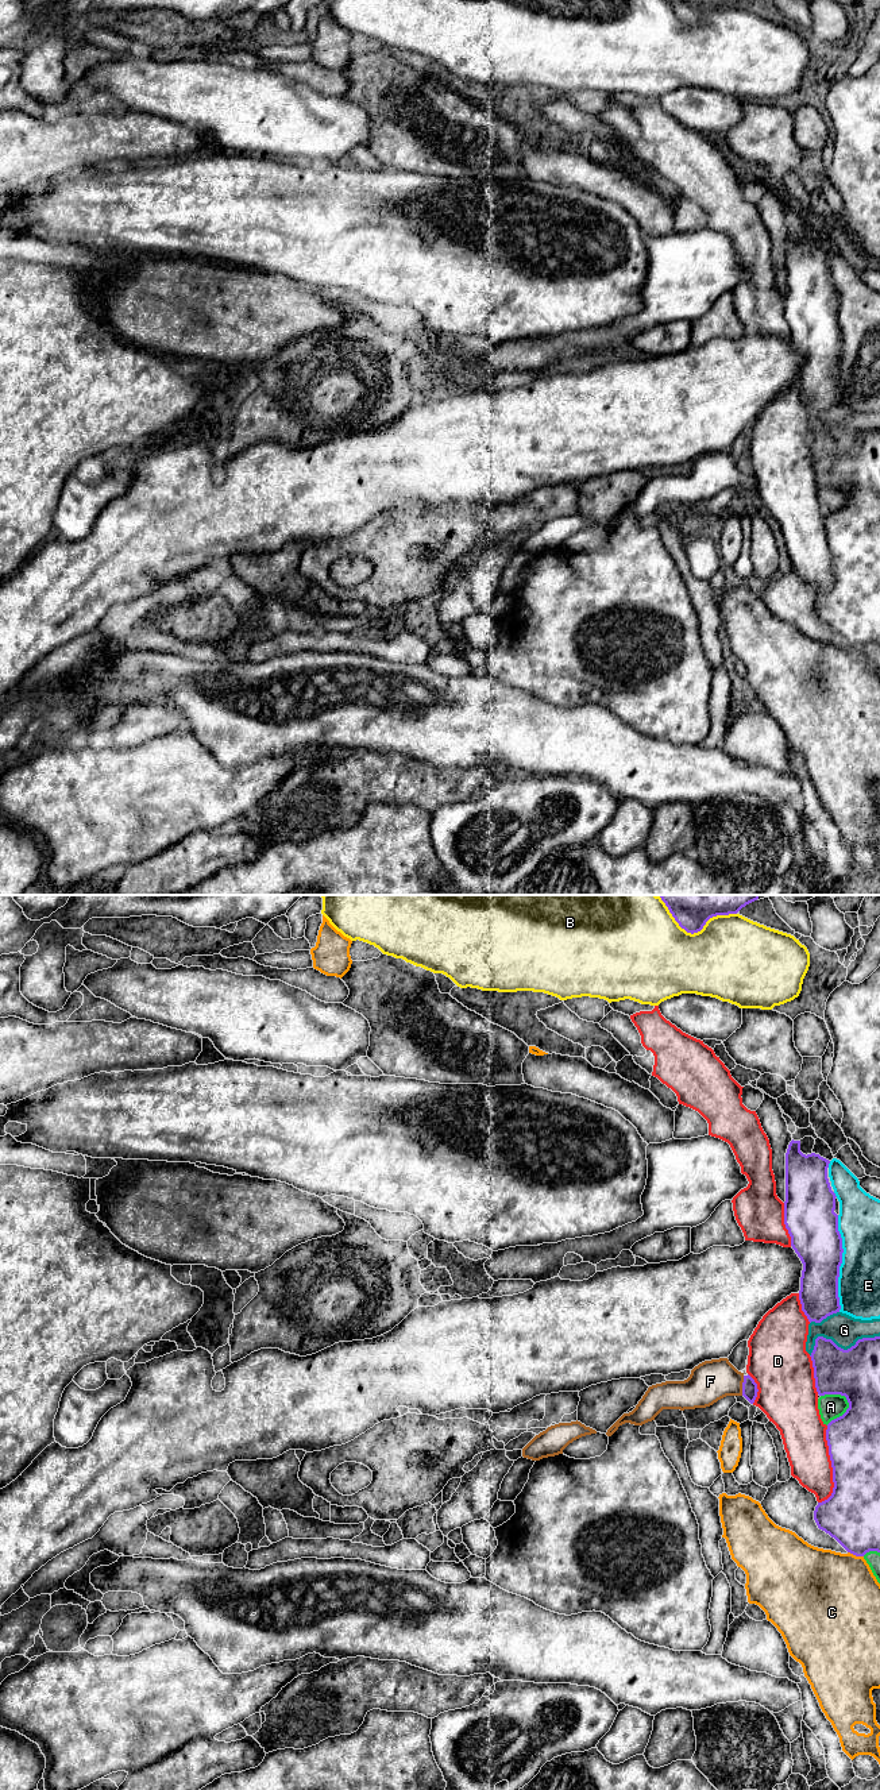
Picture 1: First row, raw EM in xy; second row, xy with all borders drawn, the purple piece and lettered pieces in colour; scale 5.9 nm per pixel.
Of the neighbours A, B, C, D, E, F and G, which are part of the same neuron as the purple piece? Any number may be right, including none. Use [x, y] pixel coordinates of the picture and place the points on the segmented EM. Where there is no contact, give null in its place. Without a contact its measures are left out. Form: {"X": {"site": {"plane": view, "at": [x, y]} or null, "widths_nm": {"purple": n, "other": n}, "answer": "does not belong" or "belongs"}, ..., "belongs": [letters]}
{"A": {"site": {"plane": "xy", "at": [845, 1412]}, "widths_nm": {"purple": 320, "other": 150}, "answer": "does not belong"}, "B": {"site": {"plane": "xy", "at": [694, 932]}, "widths_nm": {"purple": 340, "other": 460}, "answer": "does not belong"}, "C": {"site": {"plane": "xy", "at": [856, 1555]}, "widths_nm": {"purple": 340, "other": 480}, "answer": "does not belong"}, "D": {"site": {"plane": "xy", "at": [832, 1466]}, "widths_nm": {"purple": 320, "other": 260}, "answer": "does not belong"}, "E": {"site": {"plane": "xy", "at": [841, 1262]}, "widths_nm": {"purple": 280, "other": 260}, "answer": "does not belong"}, "F": {"site": {"plane": "xy", "at": [743, 1385]}, "widths_nm": {"purple": 100, "other": 240}, "answer": "belongs"}, "G": {"site": {"plane": "xy", "at": [838, 1347]}, "widths_nm": {"purple": 300, "other": 190}, "answer": "does not belong"}, "belongs": ["F"]}

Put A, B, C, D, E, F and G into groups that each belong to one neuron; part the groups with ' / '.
A / B / C / D / E / F / G

